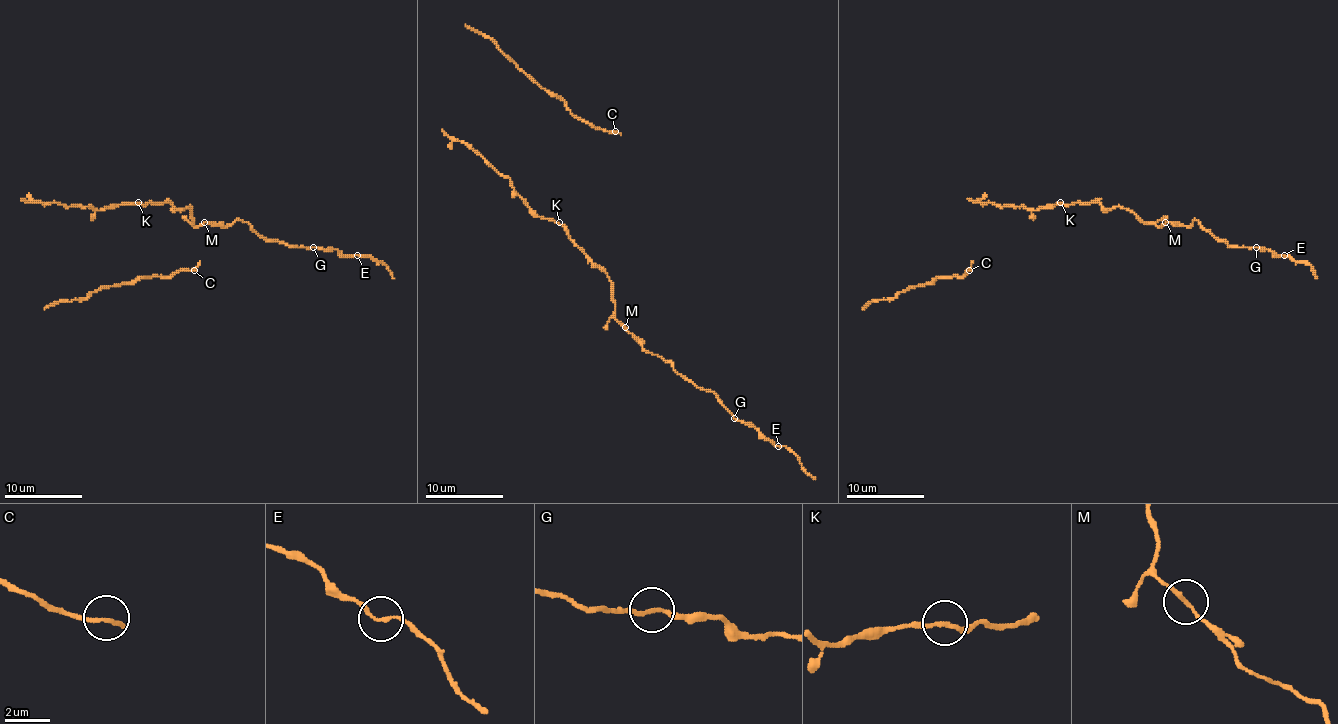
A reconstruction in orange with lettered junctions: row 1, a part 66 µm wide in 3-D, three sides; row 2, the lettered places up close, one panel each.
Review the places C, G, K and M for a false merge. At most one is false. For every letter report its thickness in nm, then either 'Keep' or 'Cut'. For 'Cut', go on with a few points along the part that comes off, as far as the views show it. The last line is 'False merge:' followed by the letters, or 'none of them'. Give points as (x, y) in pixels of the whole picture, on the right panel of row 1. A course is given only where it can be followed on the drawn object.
C: Thickness 170 nm. Keep
G: Thickness 150 nm. Cut. Course of the part to remove: (1257, 247), (1276, 255), (1290, 255), (1295, 261), (1305, 261), (1317, 278)
K: Thickness 150 nm. Keep
M: Thickness 160 nm. Keep
False merge: G

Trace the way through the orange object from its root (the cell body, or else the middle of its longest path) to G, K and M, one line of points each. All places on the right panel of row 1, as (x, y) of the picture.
G: (1093, 202), (1128, 208), (1158, 226), (1189, 226), (1196, 220), (1229, 245), (1257, 247)
K: (1093, 202), (1060, 202)
M: (1093, 202), (1103, 208), (1128, 208), (1144, 222), (1158, 226), (1165, 222)

